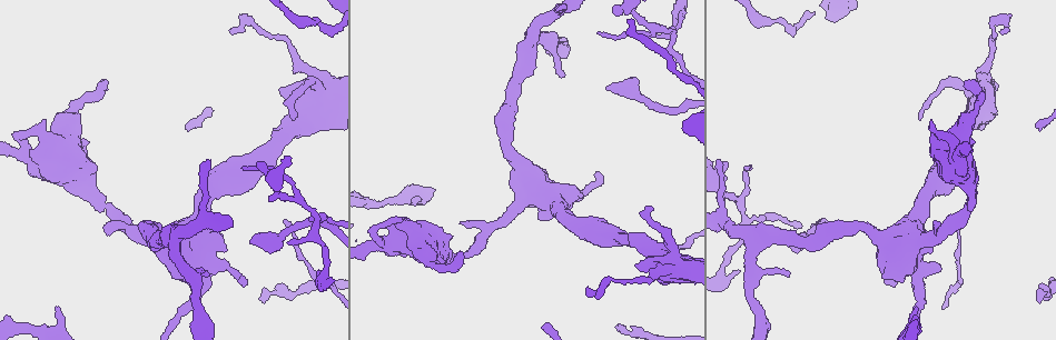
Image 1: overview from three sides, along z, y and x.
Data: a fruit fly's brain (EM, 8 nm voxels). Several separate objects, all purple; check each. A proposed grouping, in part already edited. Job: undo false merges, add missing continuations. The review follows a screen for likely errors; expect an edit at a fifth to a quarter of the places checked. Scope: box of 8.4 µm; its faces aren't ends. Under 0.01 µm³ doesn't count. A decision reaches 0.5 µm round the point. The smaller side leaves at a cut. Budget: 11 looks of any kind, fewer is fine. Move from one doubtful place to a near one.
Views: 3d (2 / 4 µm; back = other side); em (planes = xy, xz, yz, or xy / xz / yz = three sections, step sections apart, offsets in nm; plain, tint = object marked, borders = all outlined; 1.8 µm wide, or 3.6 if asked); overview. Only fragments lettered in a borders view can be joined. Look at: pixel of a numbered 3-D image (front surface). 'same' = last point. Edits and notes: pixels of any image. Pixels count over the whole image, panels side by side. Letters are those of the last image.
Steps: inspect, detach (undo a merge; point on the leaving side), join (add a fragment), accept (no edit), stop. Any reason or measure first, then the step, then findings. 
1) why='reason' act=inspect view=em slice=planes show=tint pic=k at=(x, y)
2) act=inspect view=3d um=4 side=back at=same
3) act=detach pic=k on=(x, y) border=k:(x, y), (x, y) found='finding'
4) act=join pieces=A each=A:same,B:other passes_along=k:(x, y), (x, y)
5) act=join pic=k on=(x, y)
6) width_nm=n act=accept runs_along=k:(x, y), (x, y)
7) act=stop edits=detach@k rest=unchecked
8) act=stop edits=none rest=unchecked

why='tapers out' act=inspect view=em um=3.6 slice=yz step=16 show=borders pic=1 at=(207, 274)

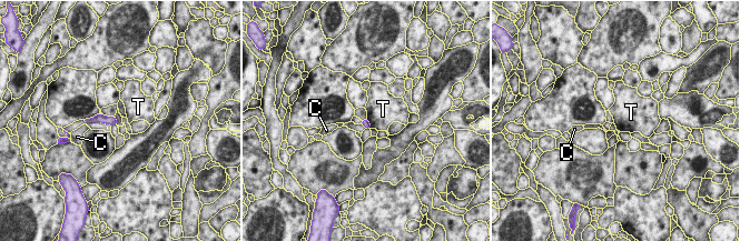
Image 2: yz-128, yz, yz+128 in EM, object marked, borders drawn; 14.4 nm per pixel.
act=inspect view=em um=3.6 slice=planes show=borders at=same

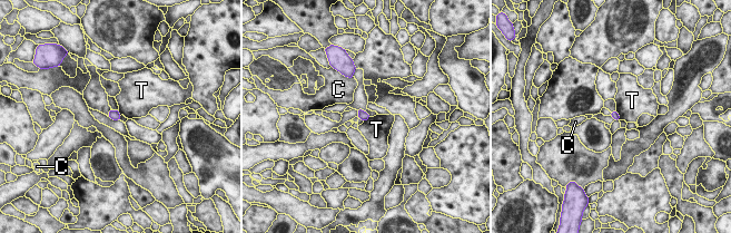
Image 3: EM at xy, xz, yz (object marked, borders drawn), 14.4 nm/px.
width_nm=100 act=accept each=C:other,T:other found='no lettered fragment goes on from it'

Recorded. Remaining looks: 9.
why='branch point' act=inspect view=3d um=4 pic=1 at=(485, 230)

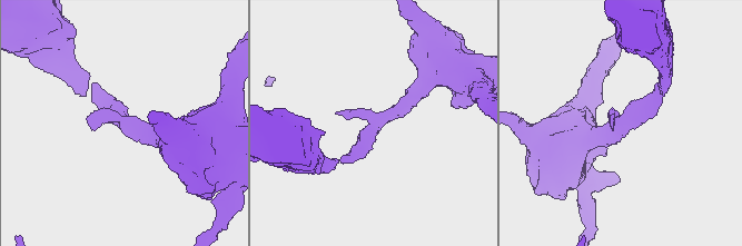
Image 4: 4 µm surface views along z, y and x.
why='now the EM' act=inspect view=em slice=xz step=16 show=tint pic=4 at=(124, 122)

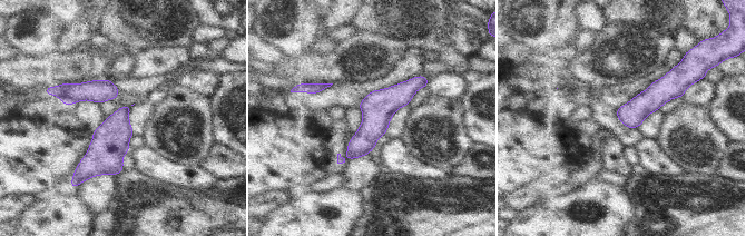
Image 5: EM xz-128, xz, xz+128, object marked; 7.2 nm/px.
act=inspect view=em slice=yz step=8 show=borders at=same

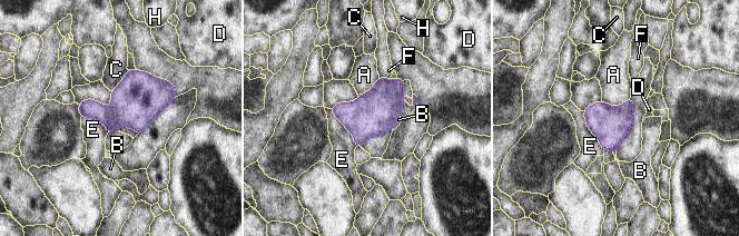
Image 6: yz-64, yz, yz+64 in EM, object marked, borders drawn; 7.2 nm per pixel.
width_nm=260 act=accept each=A:other,B:other,C:other,D:other,E:other,F:other,H:other found='continuous, no second cell'

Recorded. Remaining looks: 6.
why='sharp bend' act=inspect view=3d um=2 side=back pic=1 at=(246, 17)

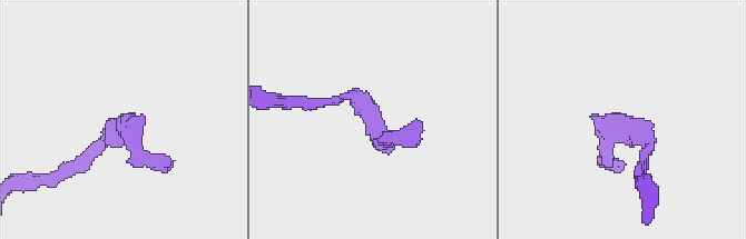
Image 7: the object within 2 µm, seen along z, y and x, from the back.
why='now the EM' act=inspect view=em slice=xy step=16 show=tint pic=7 at=(633, 127)

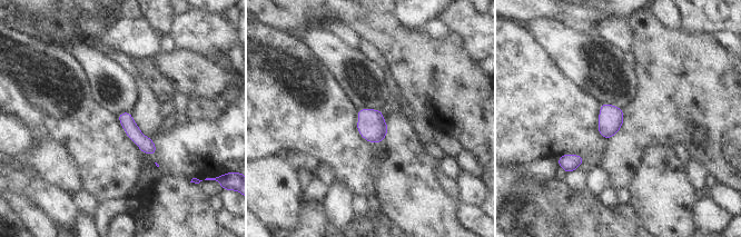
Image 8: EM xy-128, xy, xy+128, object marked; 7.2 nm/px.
act=inspect view=em slice=planes show=borders at=same

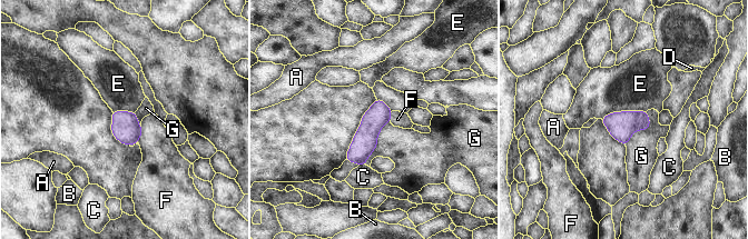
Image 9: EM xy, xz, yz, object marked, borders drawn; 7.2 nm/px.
act=accept each=A:other,B:other,C:other,D:other,E:other,F:other,G:other border=9:(390, 121), (364, 163) found='continuous, no second cell'

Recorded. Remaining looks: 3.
why='looks like a crossing' act=inspect view=3d um=4 pic=1 at=(316, 103)

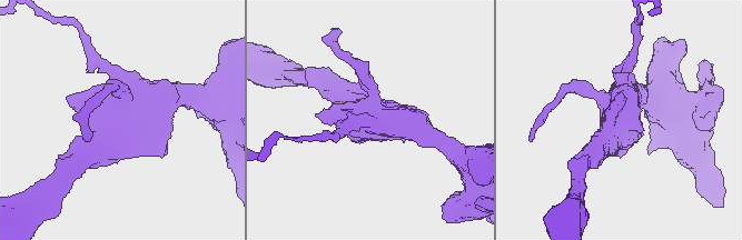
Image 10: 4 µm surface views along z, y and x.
act=inspect view=em um=3.6 slice=yz step=16 show=tint pic=10 at=(616, 120)

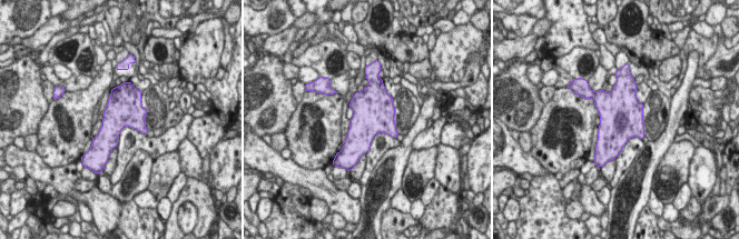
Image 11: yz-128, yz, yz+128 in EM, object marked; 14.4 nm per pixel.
why='cut it another way' act=inspect view=em um=3.6 slice=planes show=borders at=same

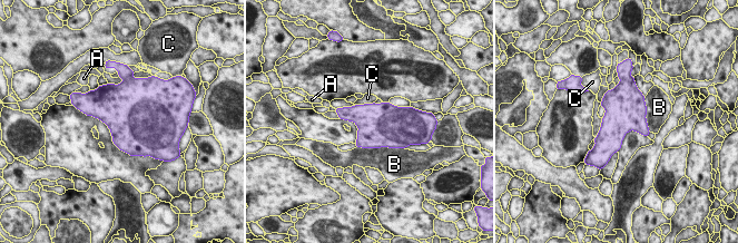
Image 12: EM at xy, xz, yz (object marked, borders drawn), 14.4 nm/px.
act=accept each=A:other,B:other,C:other border=12:(602, 118), (599, 133), (594, 137) found='one cell here'

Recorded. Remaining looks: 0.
act=stop edits=none rest=unchecked

